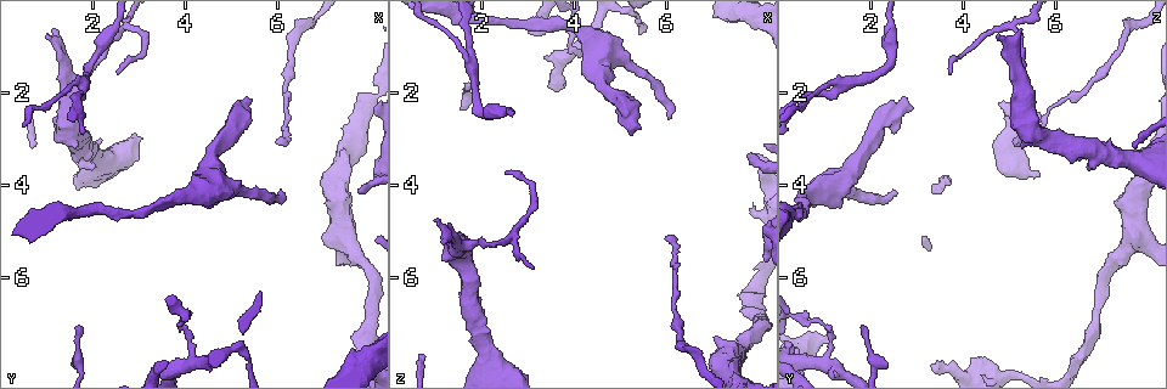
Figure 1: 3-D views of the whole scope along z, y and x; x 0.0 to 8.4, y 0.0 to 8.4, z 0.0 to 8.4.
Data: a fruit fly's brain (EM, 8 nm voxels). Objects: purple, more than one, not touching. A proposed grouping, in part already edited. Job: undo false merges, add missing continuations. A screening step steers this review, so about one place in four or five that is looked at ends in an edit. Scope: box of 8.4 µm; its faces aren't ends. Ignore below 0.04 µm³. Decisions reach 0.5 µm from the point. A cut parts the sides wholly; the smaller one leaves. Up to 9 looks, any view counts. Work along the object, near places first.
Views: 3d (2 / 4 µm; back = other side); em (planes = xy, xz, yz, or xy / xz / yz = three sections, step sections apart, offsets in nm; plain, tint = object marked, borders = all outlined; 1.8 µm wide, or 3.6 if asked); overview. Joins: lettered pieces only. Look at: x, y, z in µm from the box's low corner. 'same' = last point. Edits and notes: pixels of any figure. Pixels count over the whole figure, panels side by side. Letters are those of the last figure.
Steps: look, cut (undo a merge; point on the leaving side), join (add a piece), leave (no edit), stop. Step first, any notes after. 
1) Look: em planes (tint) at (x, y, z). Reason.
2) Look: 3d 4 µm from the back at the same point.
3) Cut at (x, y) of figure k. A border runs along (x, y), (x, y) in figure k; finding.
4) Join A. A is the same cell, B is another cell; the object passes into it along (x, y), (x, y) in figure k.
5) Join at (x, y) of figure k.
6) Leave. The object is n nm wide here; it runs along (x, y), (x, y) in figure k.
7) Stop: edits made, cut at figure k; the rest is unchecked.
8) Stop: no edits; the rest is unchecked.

Look: em planes (borders) at (6.00, 4.15, 2.60). An open end.

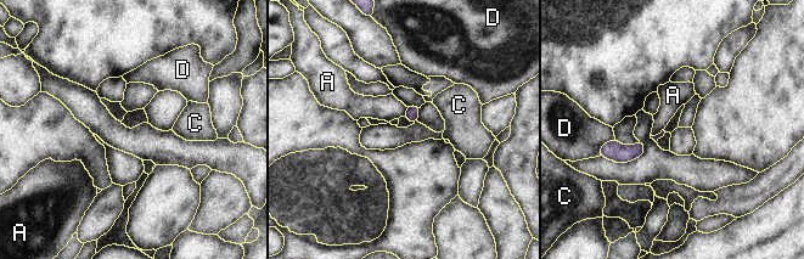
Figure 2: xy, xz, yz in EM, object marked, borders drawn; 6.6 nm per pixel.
Leave. A, C and D are other cells; a border runs along (408, 107), (404, 116) in figure 2; no lettered piece goes on from it.

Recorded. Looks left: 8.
Look: em planes (borders) at (5.40, 2.10, 2.75). Free end.

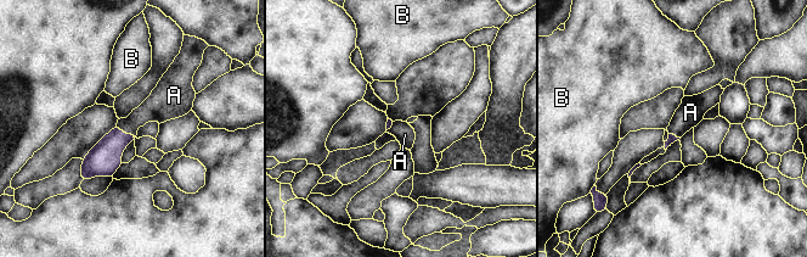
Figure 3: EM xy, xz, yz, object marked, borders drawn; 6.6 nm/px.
Join A. A is the same cell, B is another cell; it goes on there.

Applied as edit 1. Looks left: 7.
Look: em planes (plain) at (1.10, 0.85, 4.70). An open end.

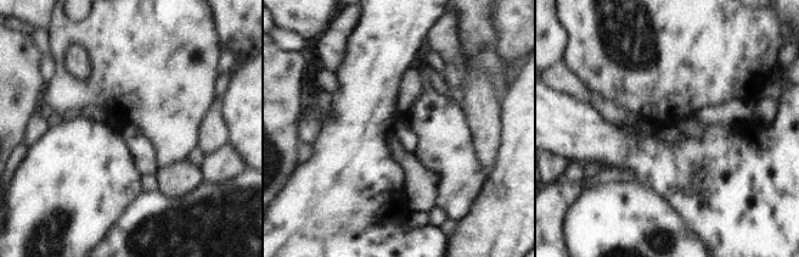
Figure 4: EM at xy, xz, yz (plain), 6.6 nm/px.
Look: em planes (borders) at the same point. See the neighbours.

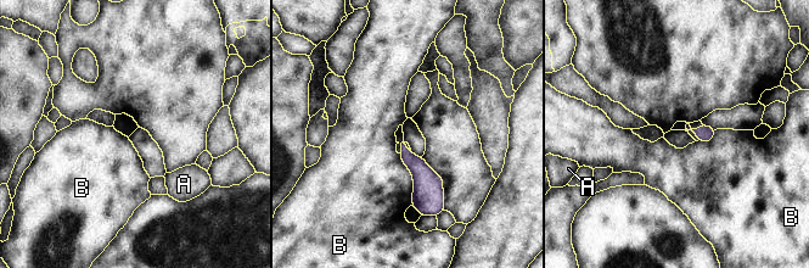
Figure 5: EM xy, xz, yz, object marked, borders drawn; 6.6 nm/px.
Leave. A and B are other cells; a border runs along (399, 154), (413, 177), (413, 205) in figure 5; none of them fits.

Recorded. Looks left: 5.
Look: 3d 4 µm at (2.40, 0.55, 2.40). Sudden change in width.

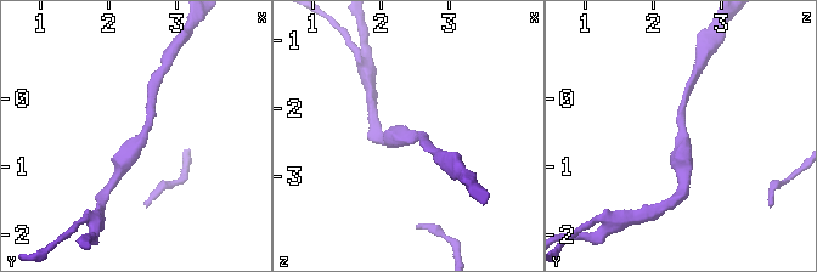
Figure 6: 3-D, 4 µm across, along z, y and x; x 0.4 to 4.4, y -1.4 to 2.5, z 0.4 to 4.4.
Look: em planes (tint) at (2.50, 0.60, 2.40).

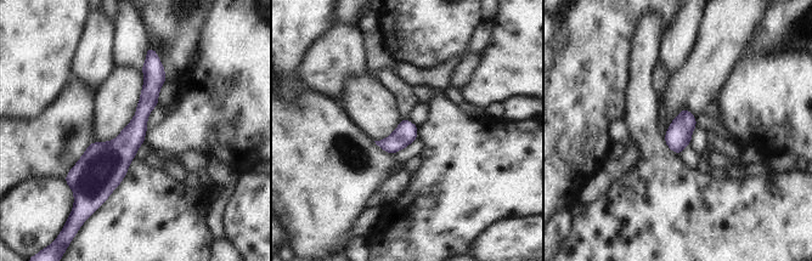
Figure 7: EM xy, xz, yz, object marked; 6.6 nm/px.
Look: em planes (borders) at the same point. See the neighbours.

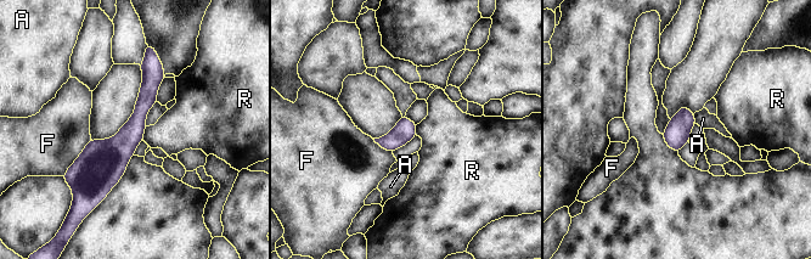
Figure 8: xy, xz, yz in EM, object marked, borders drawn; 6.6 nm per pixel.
Leave. A, F and R are other cells; a border runs along (146, 127), (142, 139) in figure 8; one neuron here.

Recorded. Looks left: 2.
Stop: edits made, join at figure 3; the rest is unchecked.

